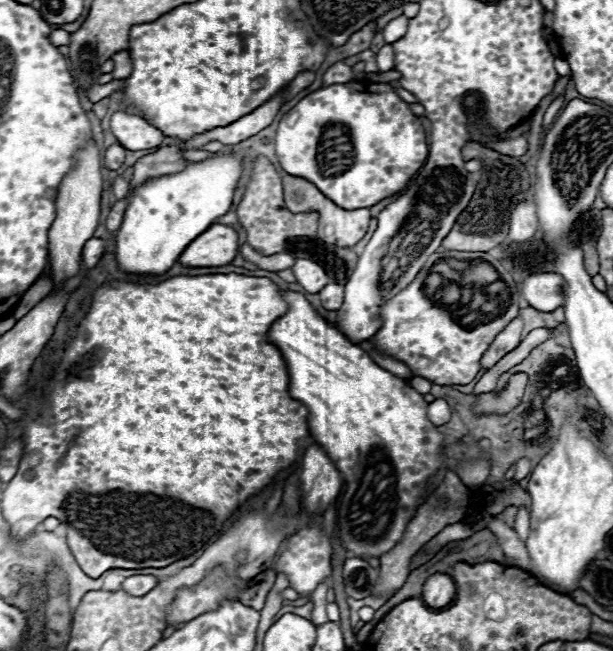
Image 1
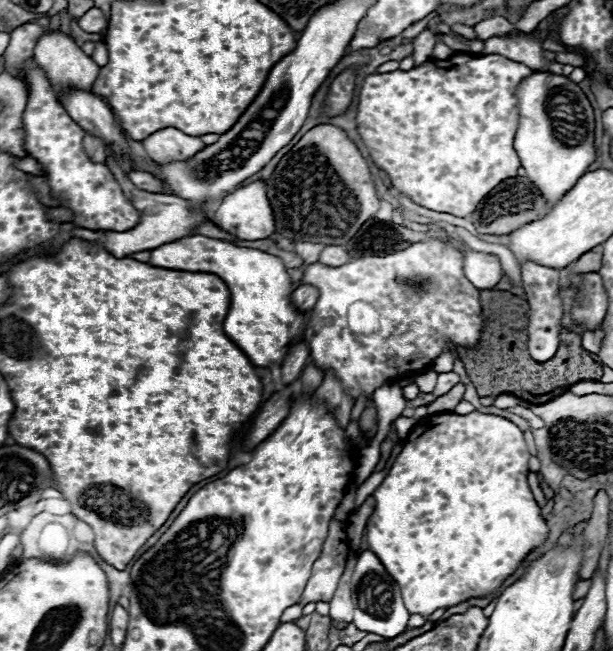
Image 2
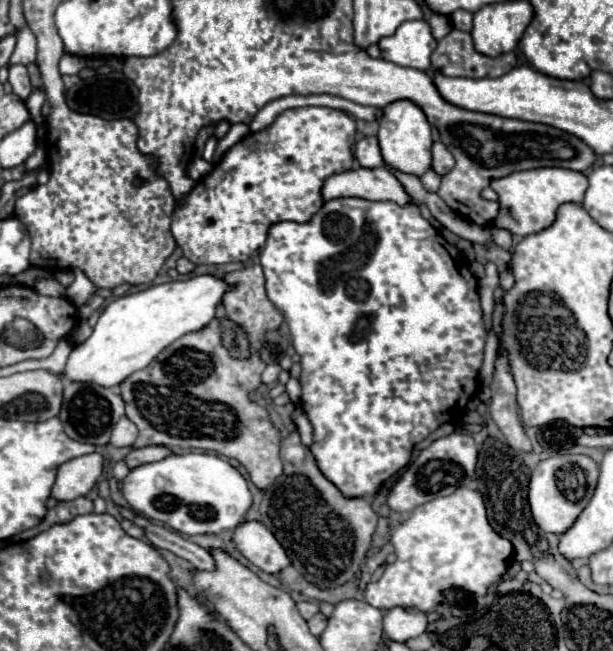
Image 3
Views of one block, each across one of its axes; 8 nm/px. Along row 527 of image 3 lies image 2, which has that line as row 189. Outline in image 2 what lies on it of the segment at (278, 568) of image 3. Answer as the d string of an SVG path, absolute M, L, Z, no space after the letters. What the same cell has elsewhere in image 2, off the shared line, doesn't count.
M254 182L226 196L212 222L238 240L262 240L274 232L274 216L266 198L266 184Z

